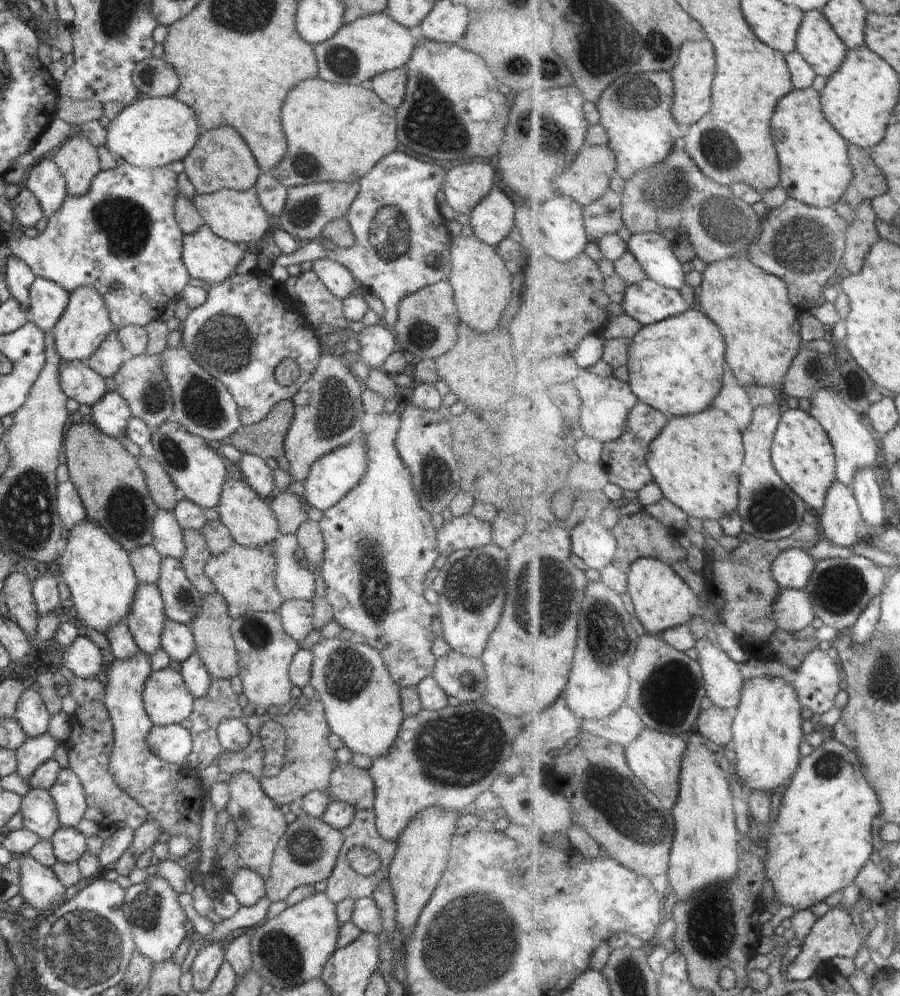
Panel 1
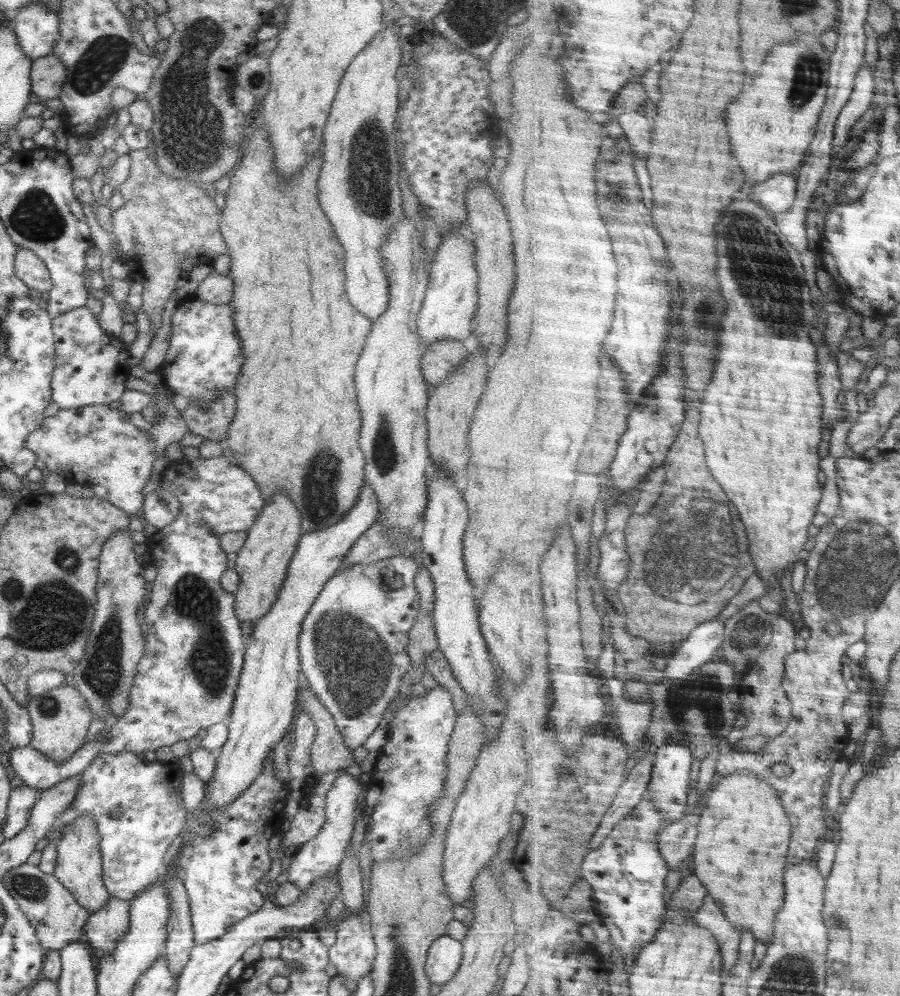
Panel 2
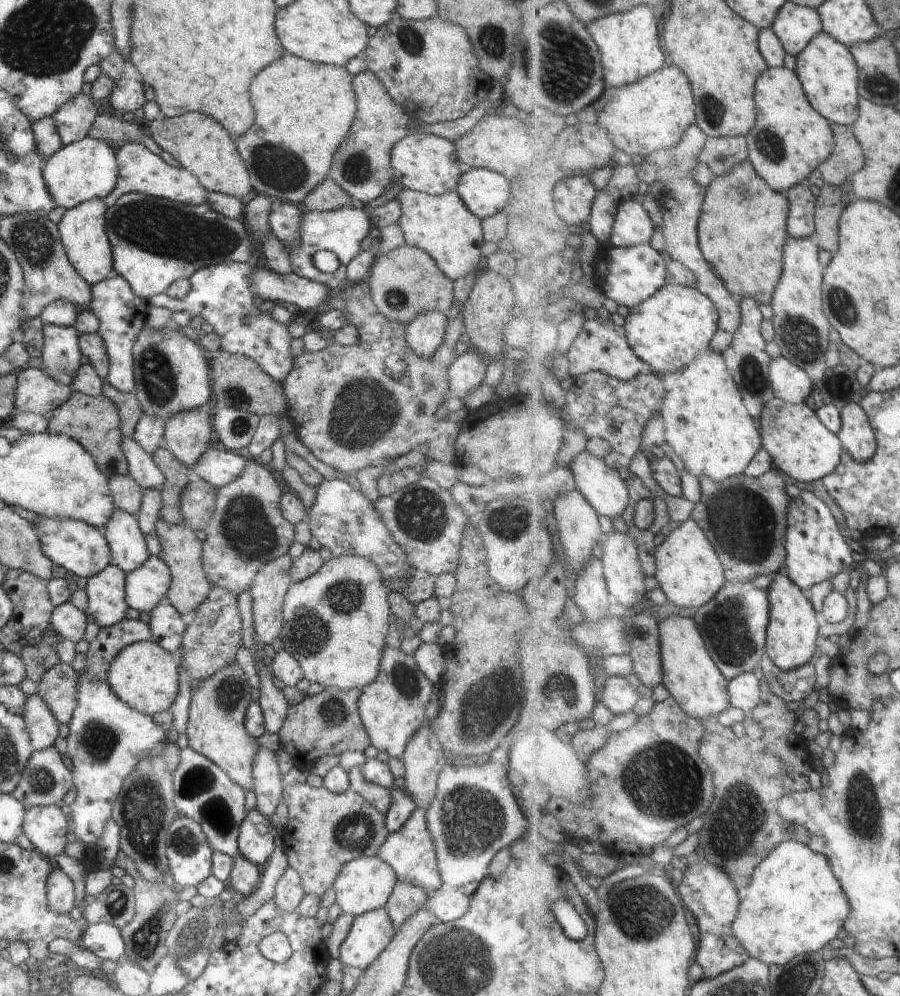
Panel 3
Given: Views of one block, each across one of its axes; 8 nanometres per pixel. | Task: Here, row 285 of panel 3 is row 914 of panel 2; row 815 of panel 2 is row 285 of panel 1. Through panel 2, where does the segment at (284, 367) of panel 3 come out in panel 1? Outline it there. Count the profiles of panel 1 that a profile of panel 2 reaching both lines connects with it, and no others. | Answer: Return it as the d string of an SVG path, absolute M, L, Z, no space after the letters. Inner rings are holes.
M258 267L246 274L235 274L221 284L207 289L207 300L199 308L192 309L181 322L182 343L197 364L216 378L230 392L237 405L241 425L261 422L270 410L283 401L291 400L312 377L321 358L321 344L314 326L306 320L297 302L287 293L285 284L272 278L270 272ZM283 360L293 360L300 367L301 376L291 386L280 386L275 380L275 369Z

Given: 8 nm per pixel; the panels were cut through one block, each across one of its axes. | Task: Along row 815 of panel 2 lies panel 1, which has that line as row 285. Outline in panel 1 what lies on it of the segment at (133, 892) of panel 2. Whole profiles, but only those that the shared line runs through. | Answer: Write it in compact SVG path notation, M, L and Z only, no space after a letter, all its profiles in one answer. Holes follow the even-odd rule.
M122 160L119 162L117 168L106 172L101 171L92 180L90 189L88 193L85 193L85 196L74 197L67 194L67 198L63 201L60 209L52 217L48 218L48 226L42 234L39 234L34 239L30 239L19 231L15 231L11 237L4 236L2 245L8 247L8 250L14 254L14 257L22 260L22 262L32 270L35 277L43 277L44 279L50 280L58 284L61 288L64 288L68 293L72 293L74 290L83 287L91 287L93 290L96 290L98 295L104 300L106 309L109 311L110 321L118 329L131 325L147 327L150 322L162 319L166 304L168 304L170 300L179 300L184 288L191 280L190 274L184 267L184 262L182 261L184 235L180 231L175 218L175 199L178 196L177 176L178 175L171 170L170 166L142 169L134 167Z

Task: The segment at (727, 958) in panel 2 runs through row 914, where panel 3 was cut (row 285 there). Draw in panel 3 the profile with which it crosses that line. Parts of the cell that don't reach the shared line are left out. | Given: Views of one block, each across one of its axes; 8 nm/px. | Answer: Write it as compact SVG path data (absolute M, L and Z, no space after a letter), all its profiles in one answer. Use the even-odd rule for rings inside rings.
M692 124L692 128L686 132L682 142L668 150L653 152L650 158L656 163L658 168L658 181L664 184L665 194L660 200L662 214L665 216L665 227L663 233L667 238L667 251L672 260L686 262L688 268L692 268L698 276L698 288L712 296L716 304L720 304L720 332L716 340L712 342L712 348L726 350L734 342L736 333L739 331L743 321L743 310L740 310L740 304L736 302L734 294L726 288L724 280L712 270L710 262L706 260L702 248L700 248L700 236L698 236L698 224L700 224L700 214L702 214L702 204L708 192L707 186L699 179L699 166L701 154L706 148L710 137L698 124ZM671 163L678 163L671 165Z

